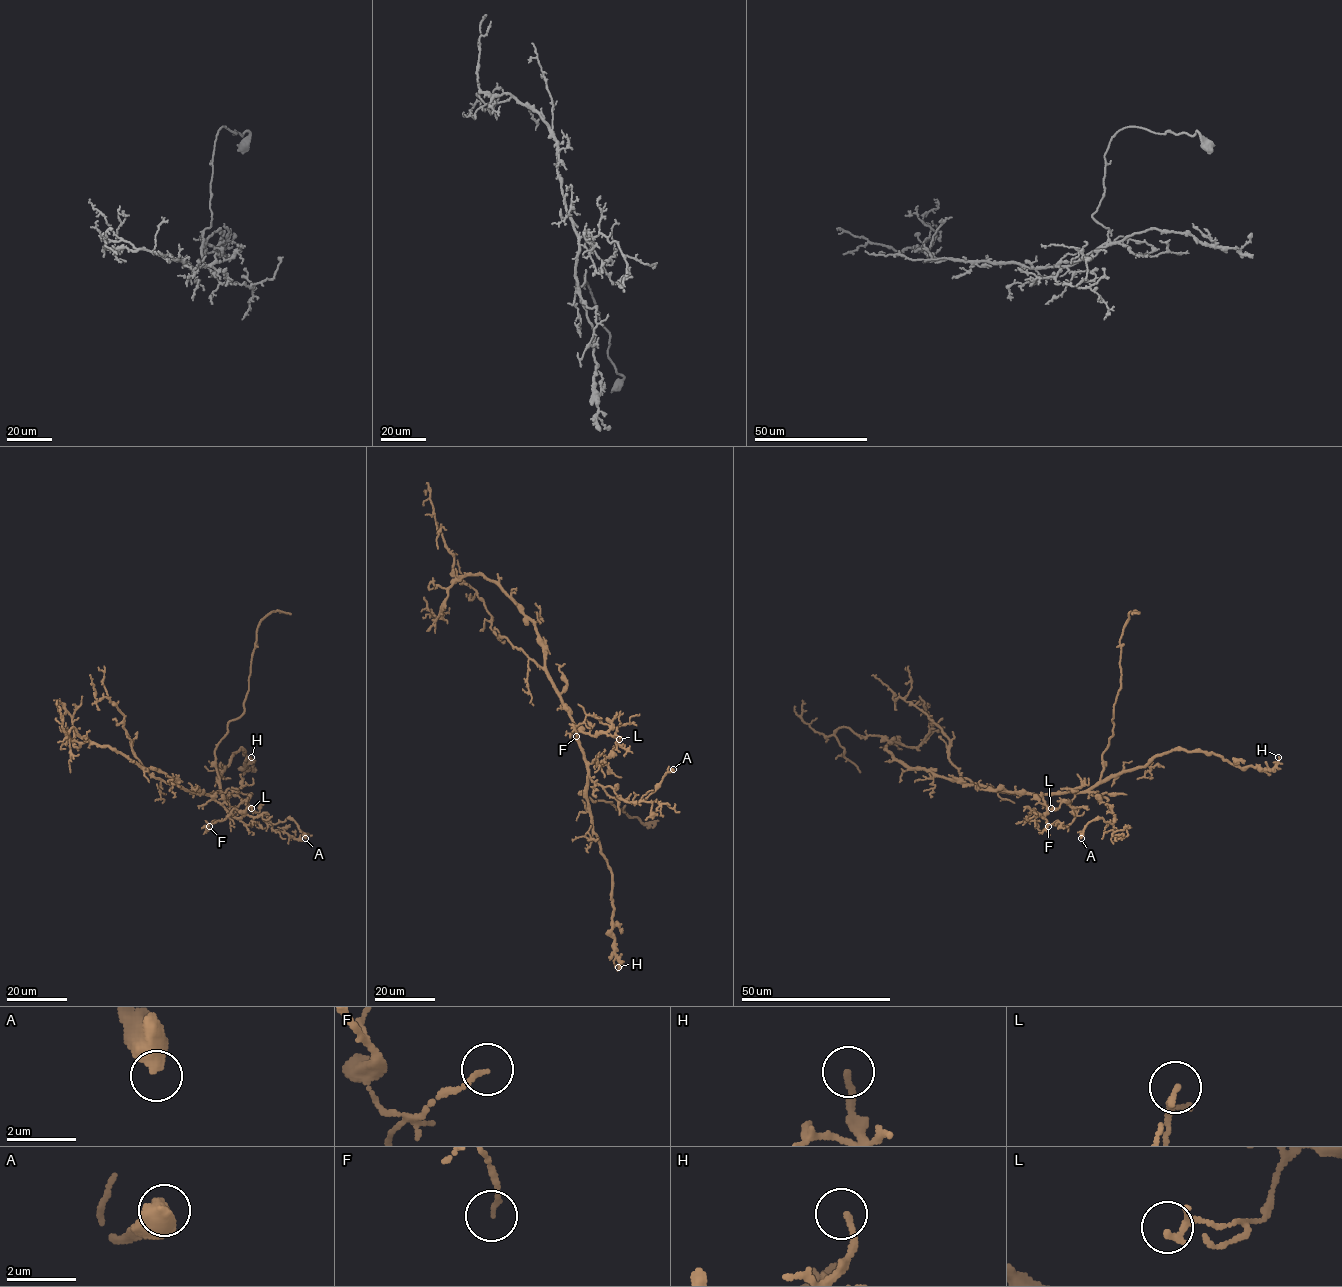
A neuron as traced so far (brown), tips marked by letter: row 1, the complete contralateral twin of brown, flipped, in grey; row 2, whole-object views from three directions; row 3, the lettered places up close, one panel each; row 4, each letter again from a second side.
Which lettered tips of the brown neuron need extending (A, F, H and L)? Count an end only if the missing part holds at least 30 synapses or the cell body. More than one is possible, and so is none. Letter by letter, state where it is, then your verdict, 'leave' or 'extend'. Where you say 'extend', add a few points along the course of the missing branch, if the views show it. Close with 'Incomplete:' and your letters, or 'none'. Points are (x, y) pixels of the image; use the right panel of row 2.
A: at (1081, 838); leave
F: at (1048, 826); leave
H: at (1278, 757); leave
L: at (1051, 808); leave
Incomplete: none

